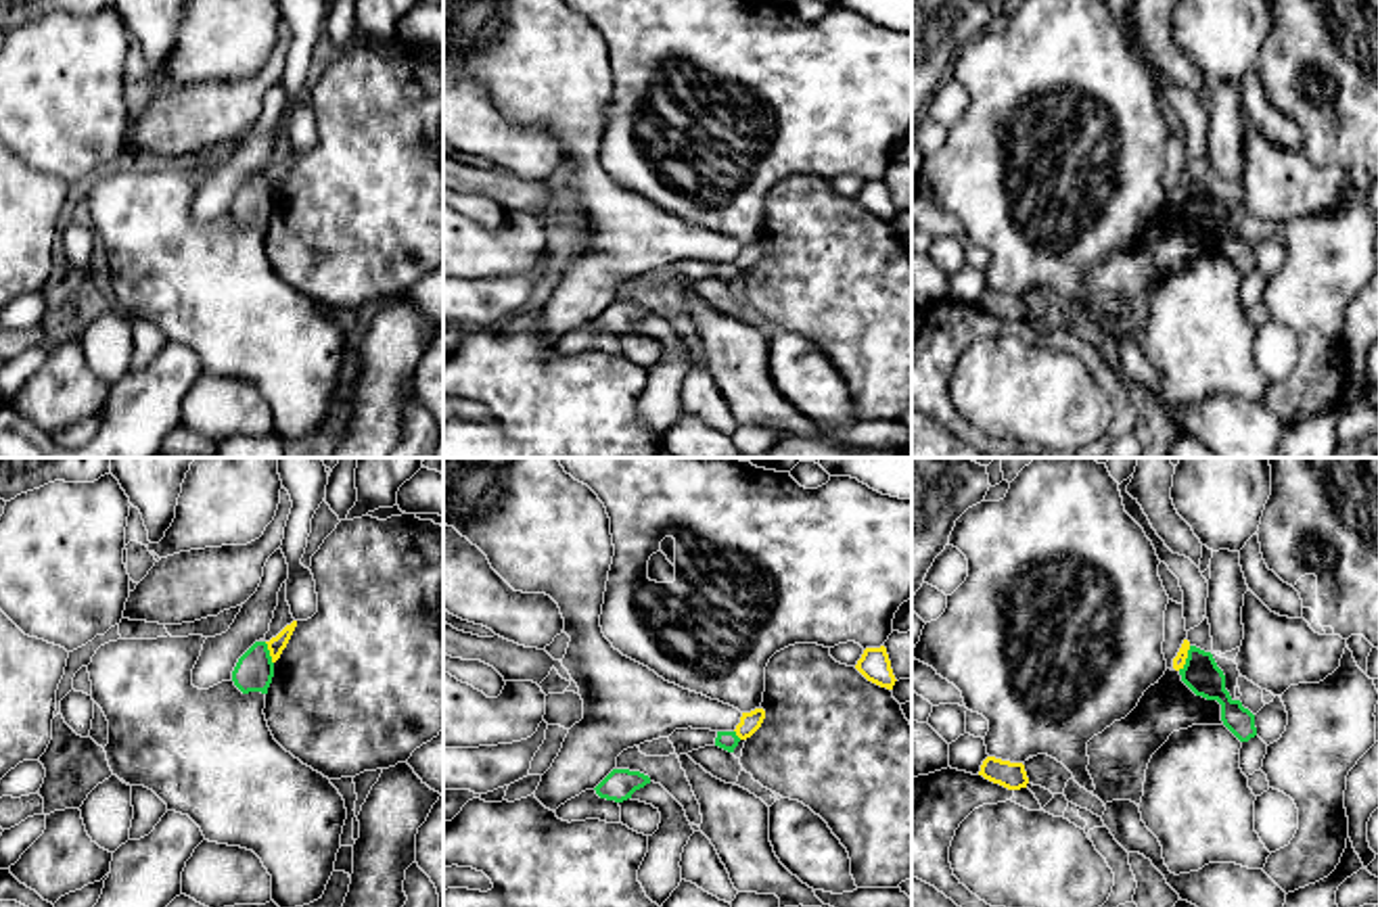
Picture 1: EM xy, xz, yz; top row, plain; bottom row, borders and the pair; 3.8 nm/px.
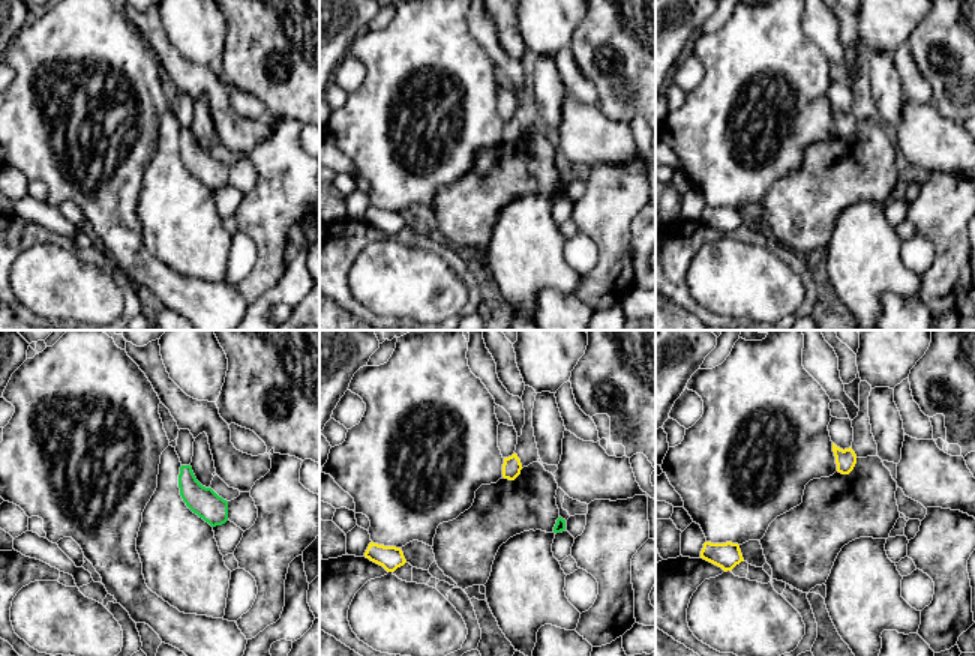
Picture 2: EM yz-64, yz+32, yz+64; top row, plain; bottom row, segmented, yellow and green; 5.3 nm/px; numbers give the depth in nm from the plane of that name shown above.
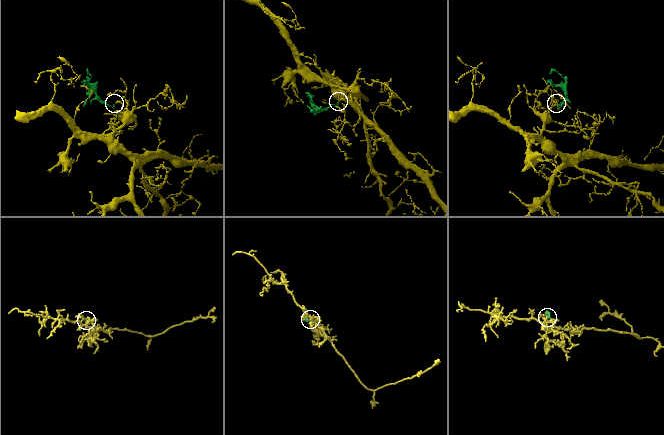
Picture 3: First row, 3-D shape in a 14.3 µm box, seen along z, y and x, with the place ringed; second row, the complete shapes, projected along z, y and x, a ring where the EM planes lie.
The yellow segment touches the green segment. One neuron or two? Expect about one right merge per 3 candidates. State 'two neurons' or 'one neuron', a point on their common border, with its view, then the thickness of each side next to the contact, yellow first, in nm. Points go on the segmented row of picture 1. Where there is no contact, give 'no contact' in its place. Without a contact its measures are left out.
two neurons | yz (1184, 659) | 50/140 nm

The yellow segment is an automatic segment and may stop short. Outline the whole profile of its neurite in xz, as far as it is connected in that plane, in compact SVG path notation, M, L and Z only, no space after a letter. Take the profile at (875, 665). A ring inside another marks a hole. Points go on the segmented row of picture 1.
M866 648L862 658L857 660L855 669L872 683L893 690L895 675L891 669L891 660L887 648Z

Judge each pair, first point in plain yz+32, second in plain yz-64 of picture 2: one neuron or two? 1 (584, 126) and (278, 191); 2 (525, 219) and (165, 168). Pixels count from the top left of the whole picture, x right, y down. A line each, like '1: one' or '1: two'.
1: two
2: one

